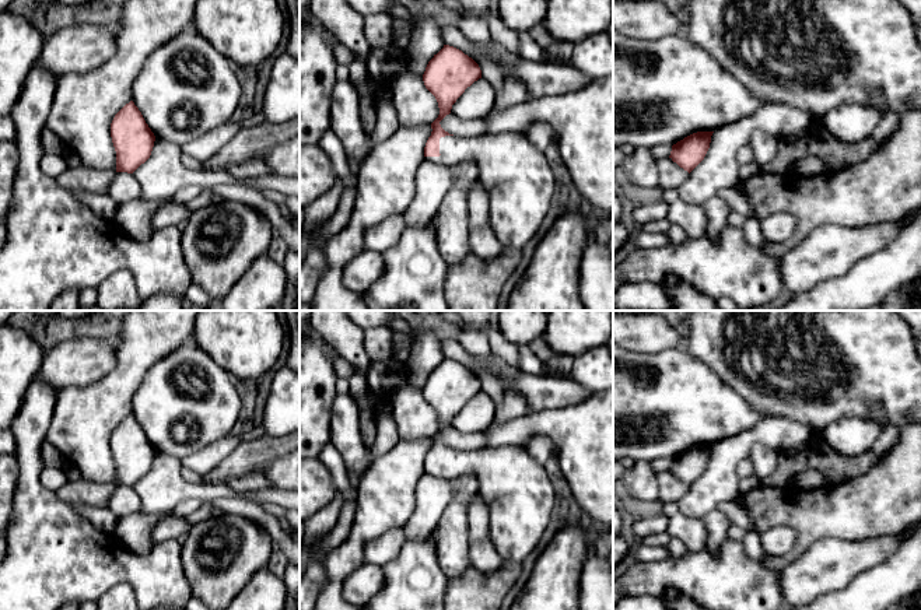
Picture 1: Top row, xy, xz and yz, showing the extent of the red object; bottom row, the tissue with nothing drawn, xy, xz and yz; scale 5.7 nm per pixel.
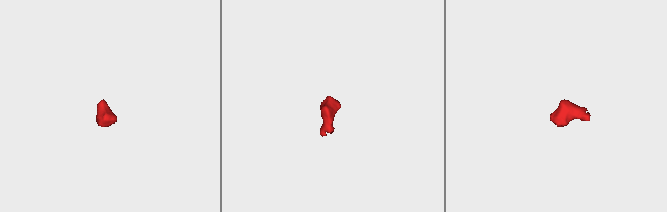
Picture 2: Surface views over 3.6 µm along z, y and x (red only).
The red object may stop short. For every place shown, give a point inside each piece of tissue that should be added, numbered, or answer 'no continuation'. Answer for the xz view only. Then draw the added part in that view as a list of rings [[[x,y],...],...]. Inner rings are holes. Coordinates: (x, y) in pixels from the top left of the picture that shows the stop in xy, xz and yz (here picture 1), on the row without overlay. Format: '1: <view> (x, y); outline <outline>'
1: xz (519, 497); outline [[[519,445],[484,446],[476,451],[445,449],[440,452],[440,470],[424,470],[442,478],[474,474],[477,492],[488,509],[488,534],[504,561],[522,562],[540,543],[556,501],[556,492],[544,466]]]

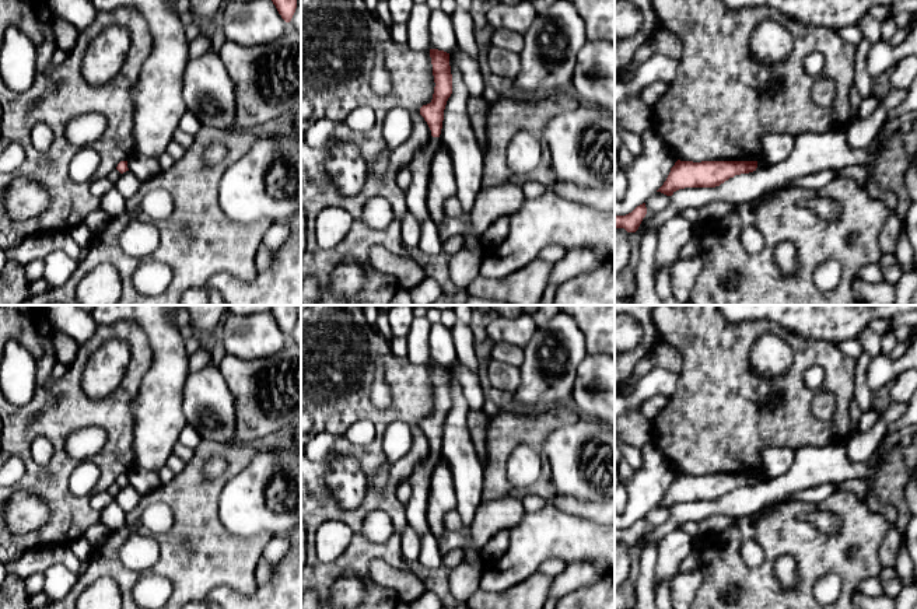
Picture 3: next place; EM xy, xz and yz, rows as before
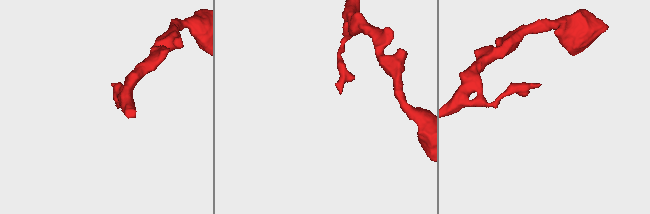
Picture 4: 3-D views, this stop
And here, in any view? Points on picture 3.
1: xz (416, 508); outline [[[441,448],[438,451],[431,449],[428,461],[423,462],[409,477],[412,496],[406,503],[406,518],[407,525],[410,525],[420,538],[423,538],[430,528],[427,521],[428,483],[441,458]]]

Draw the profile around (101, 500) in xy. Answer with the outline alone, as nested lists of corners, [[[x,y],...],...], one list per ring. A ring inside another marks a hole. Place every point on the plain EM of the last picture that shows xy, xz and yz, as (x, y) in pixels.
[[[98,491],[98,493],[92,493],[90,496],[90,505],[95,510],[95,511],[102,511],[105,510],[111,503],[113,501],[113,497],[108,493],[108,491]]]

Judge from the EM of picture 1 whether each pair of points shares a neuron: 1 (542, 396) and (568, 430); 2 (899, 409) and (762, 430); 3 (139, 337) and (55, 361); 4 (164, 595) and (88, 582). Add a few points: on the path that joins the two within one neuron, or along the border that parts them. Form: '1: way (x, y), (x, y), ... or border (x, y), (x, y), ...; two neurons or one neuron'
1: border (584, 400), (564, 407), (533, 412); two neurons
2: border (767, 417), (795, 420), (812, 435); two neurons
3: border (116, 342), (115, 364), (105, 374); two neurons
4: way (146, 577), (143, 574), (107, 574); one neuron

